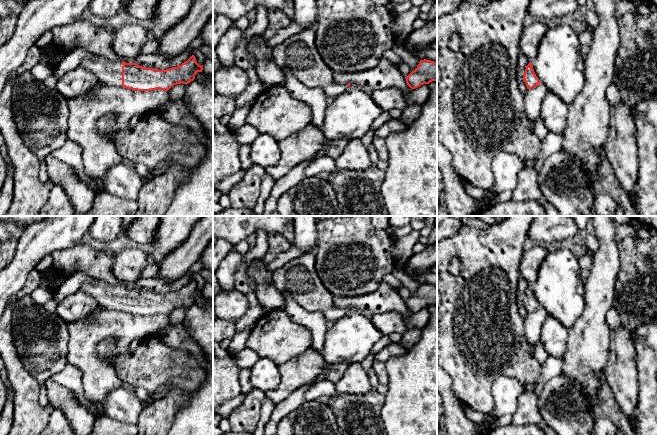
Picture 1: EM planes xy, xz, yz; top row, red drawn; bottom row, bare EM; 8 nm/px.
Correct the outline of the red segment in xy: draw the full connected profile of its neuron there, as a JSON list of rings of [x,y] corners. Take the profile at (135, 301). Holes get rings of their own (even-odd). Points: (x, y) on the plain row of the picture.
[[[102,279],[96,282],[84,283],[81,291],[91,295],[101,309],[125,311],[136,315],[166,314],[177,308],[188,308],[195,303],[197,296],[202,296],[203,289],[199,289],[194,279],[177,291],[166,294],[145,292],[136,287],[126,287],[123,284],[111,284]]]

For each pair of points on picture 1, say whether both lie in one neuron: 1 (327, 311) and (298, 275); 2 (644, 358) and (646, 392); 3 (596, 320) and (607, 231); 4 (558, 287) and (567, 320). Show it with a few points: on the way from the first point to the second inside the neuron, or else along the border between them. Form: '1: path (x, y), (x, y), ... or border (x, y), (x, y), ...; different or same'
1: path (323, 302), (307, 284); same
2: path (646, 366), (646, 384); same
3: path (599, 298), (599, 287), (604, 274), (607, 253); same
4: path (562, 295), (563, 312); same

